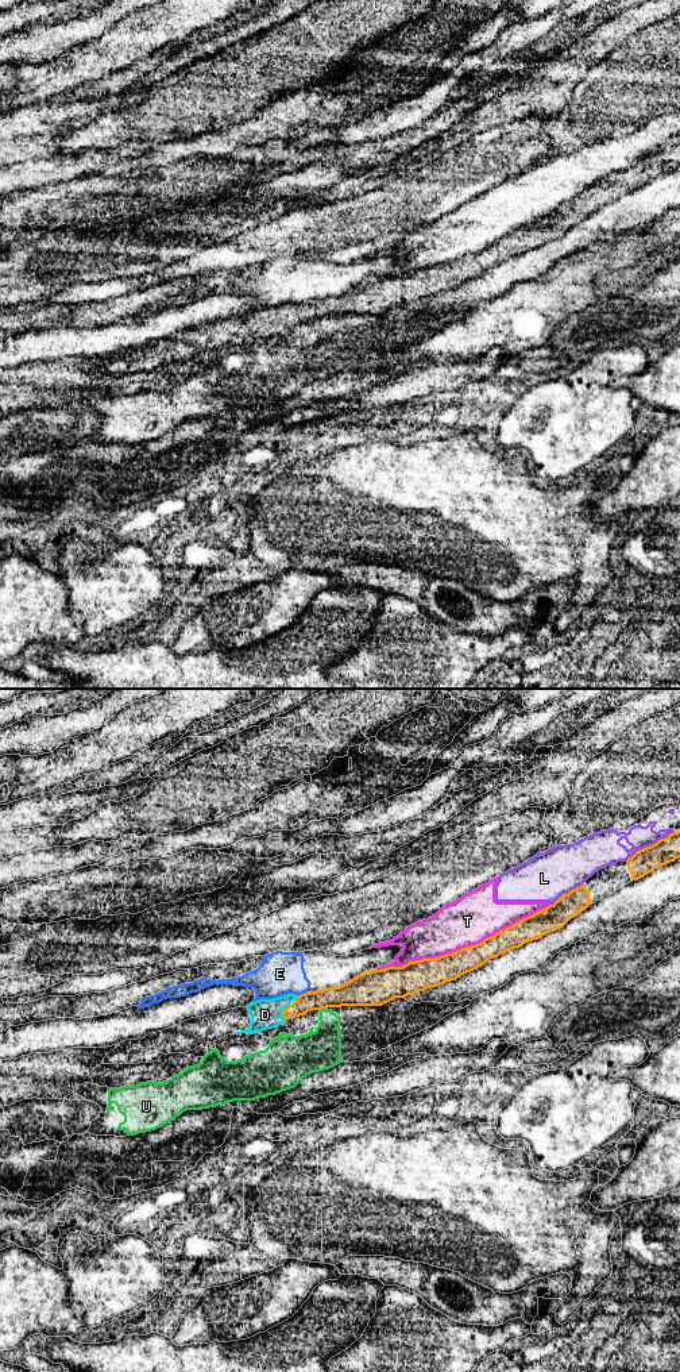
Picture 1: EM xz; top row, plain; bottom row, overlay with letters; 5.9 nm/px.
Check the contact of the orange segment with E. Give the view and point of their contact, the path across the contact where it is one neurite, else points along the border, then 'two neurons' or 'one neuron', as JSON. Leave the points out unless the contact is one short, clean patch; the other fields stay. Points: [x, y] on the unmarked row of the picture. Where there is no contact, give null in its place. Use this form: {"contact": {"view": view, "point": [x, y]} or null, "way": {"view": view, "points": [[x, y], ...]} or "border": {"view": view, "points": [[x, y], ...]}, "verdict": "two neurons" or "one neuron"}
{"contact": {"view": "xz", "point": [302, 303]}, "border": {"view": "xz", "points": [[306, 300], [298, 304]]}, "verdict": "two neurons"}

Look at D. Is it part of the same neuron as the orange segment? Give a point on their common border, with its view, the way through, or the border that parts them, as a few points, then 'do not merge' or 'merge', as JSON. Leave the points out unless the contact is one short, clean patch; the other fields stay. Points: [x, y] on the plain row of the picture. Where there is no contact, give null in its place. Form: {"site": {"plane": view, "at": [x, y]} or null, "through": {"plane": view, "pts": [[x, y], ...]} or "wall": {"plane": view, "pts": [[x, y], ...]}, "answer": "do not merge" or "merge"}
{"site": {"plane": "xz", "at": [282, 320]}, "answer": "merge"}

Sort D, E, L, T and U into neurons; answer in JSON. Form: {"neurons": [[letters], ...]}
{"neurons": [["D"], ["E"], ["L", "T"], ["U"]]}

